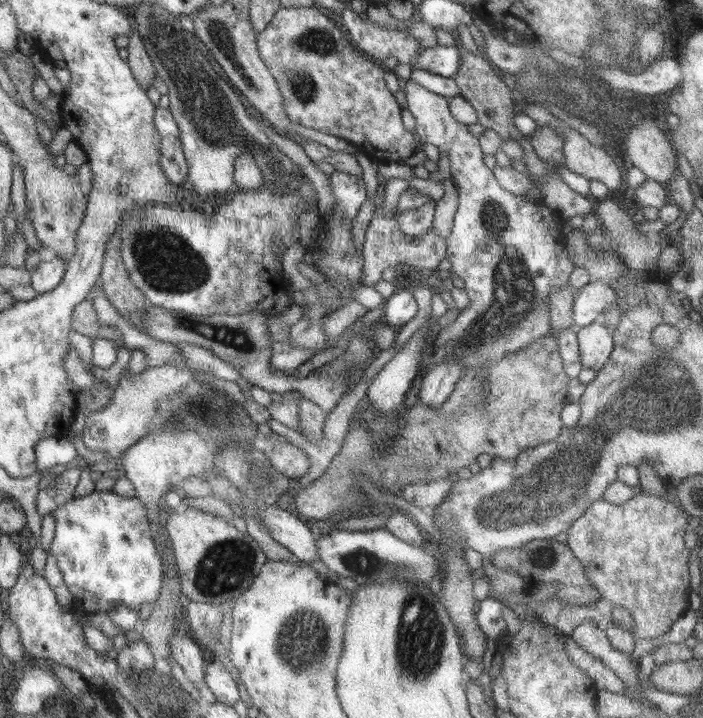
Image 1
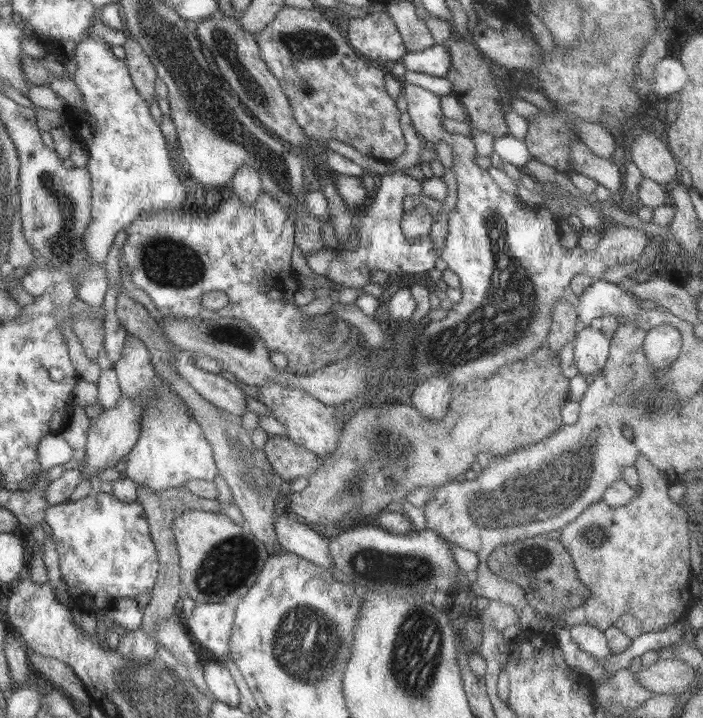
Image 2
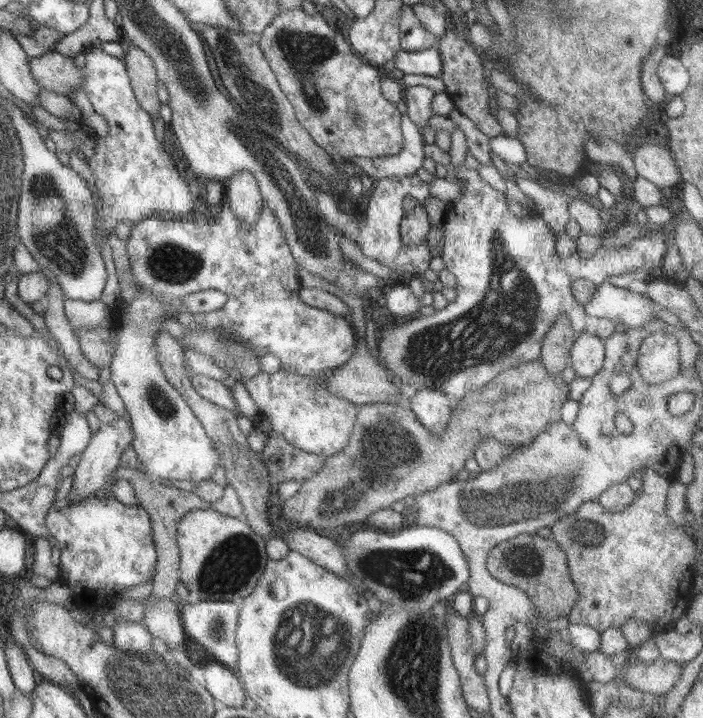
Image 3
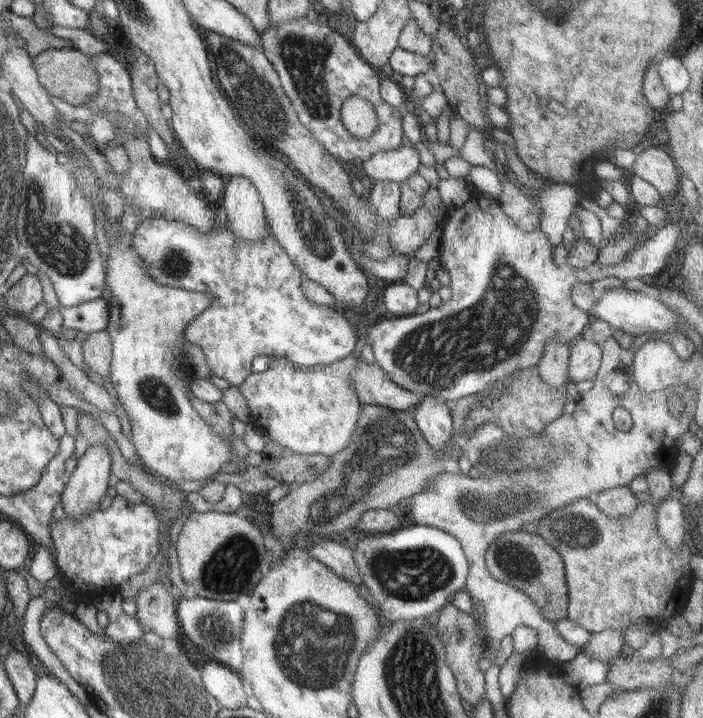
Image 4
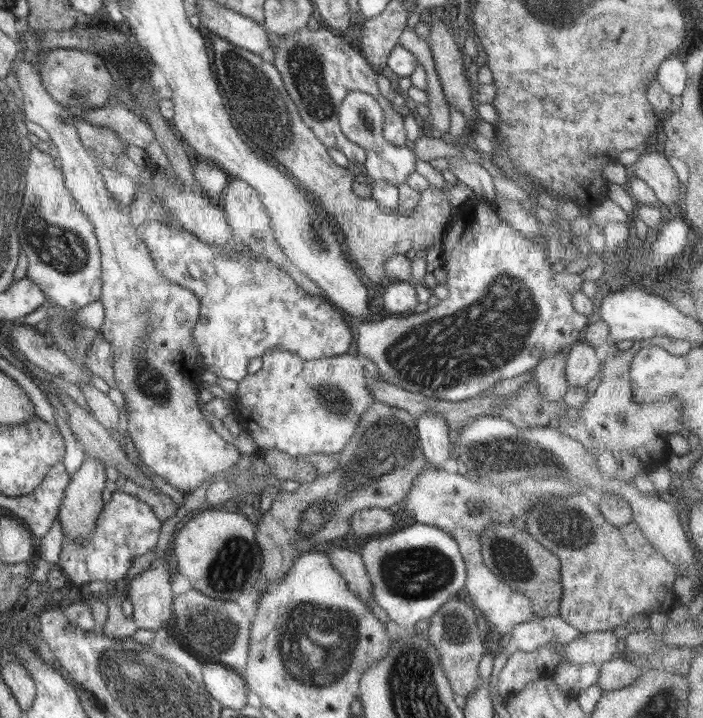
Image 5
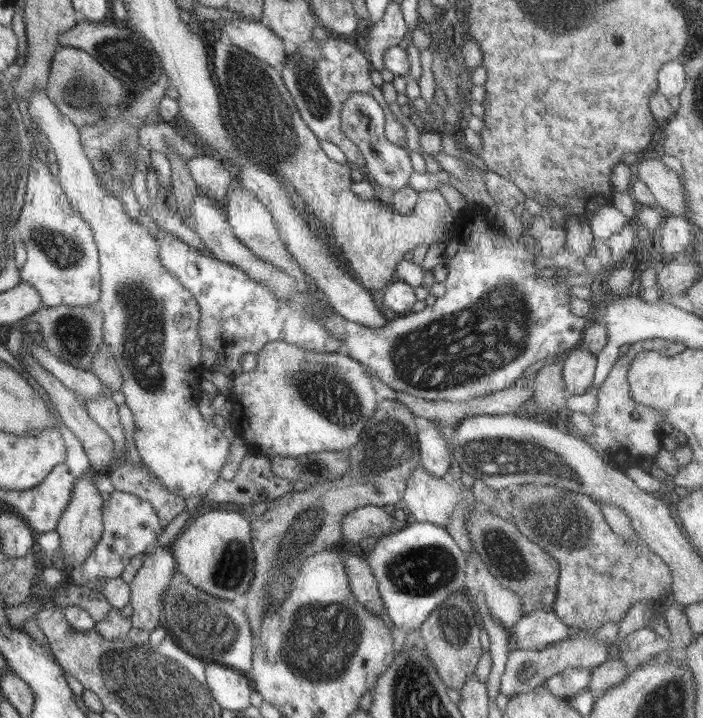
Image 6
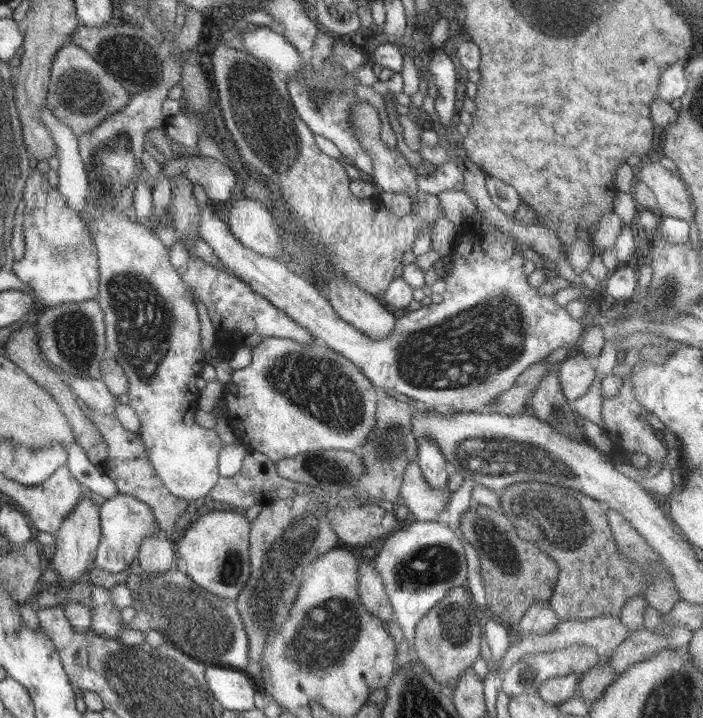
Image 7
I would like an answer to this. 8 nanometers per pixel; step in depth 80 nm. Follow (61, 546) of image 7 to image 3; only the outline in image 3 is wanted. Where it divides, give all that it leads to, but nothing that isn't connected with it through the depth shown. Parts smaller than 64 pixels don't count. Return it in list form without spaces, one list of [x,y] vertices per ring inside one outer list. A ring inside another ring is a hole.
[[[115,415],[112,424],[102,424],[98,433],[93,432],[88,446],[82,452],[83,456],[78,466],[76,466],[72,488],[67,496],[71,504],[86,500],[91,496],[95,499],[95,494],[100,488],[108,487],[111,483],[109,476],[117,470],[120,458],[125,450],[132,444],[134,433],[132,433],[132,422]]]

